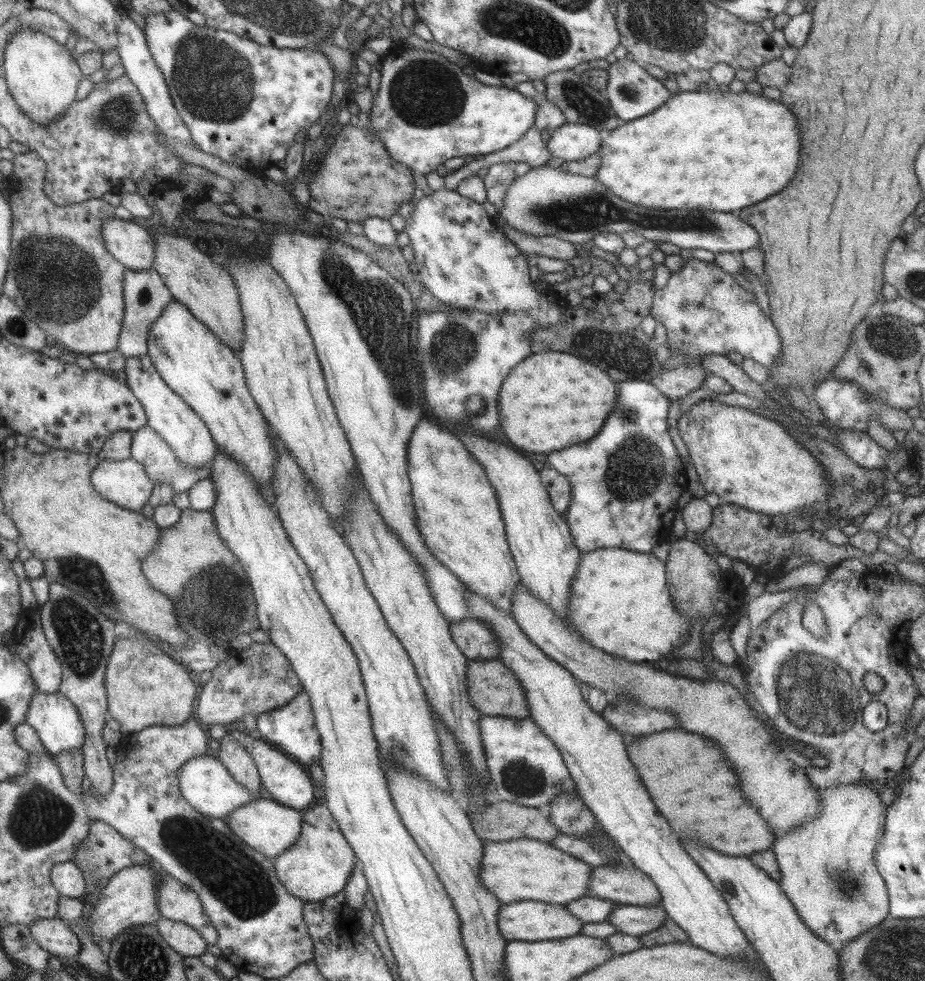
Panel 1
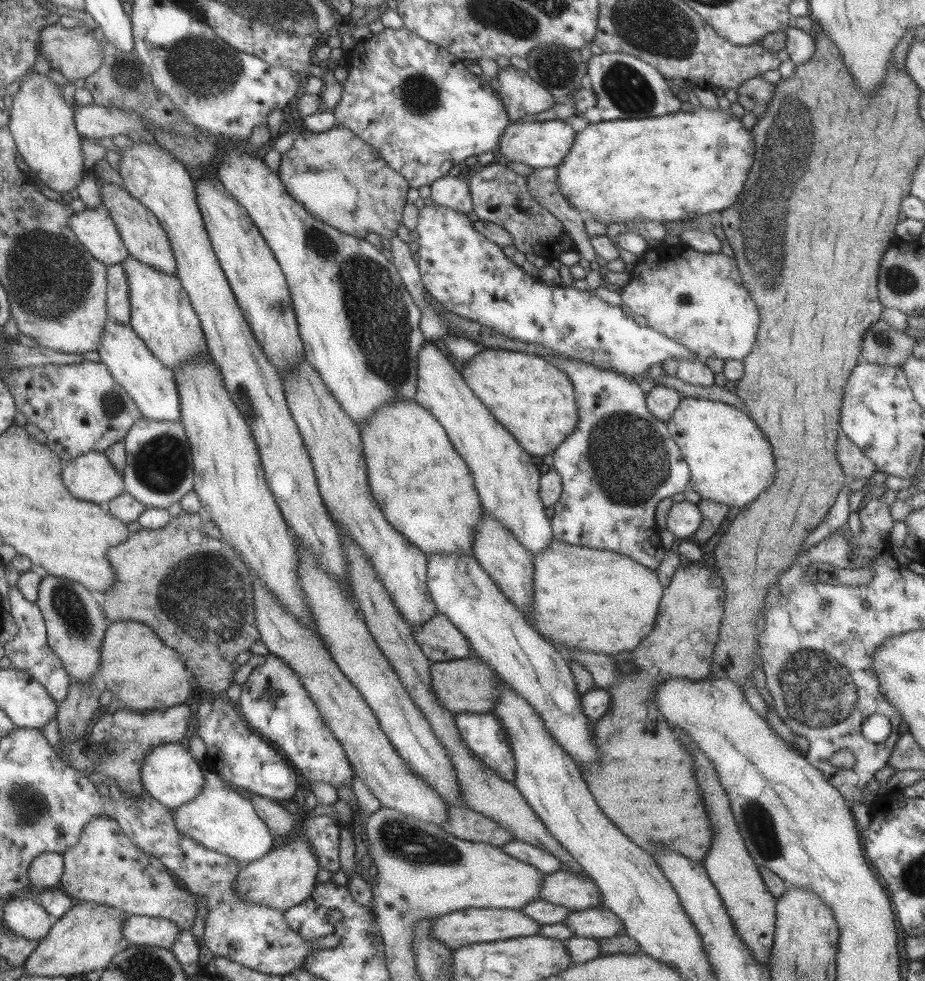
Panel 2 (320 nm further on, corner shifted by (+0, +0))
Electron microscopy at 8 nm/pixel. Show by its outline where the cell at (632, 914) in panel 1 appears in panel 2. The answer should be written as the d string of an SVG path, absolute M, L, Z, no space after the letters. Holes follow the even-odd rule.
M591 906L580 911L571 911L562 923L572 930L572 936L585 938L612 937L623 932L622 922L608 908Z

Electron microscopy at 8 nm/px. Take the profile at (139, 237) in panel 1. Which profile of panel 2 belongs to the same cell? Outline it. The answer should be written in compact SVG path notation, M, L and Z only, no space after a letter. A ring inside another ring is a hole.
M101 204L74 212L66 220L66 225L85 250L107 266L120 263L129 255L113 221Z

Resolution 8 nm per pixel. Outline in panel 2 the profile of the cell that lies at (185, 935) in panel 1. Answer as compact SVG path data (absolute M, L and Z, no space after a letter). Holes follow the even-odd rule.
M126 915L120 928L127 944L168 949L176 941L179 927L166 918Z

